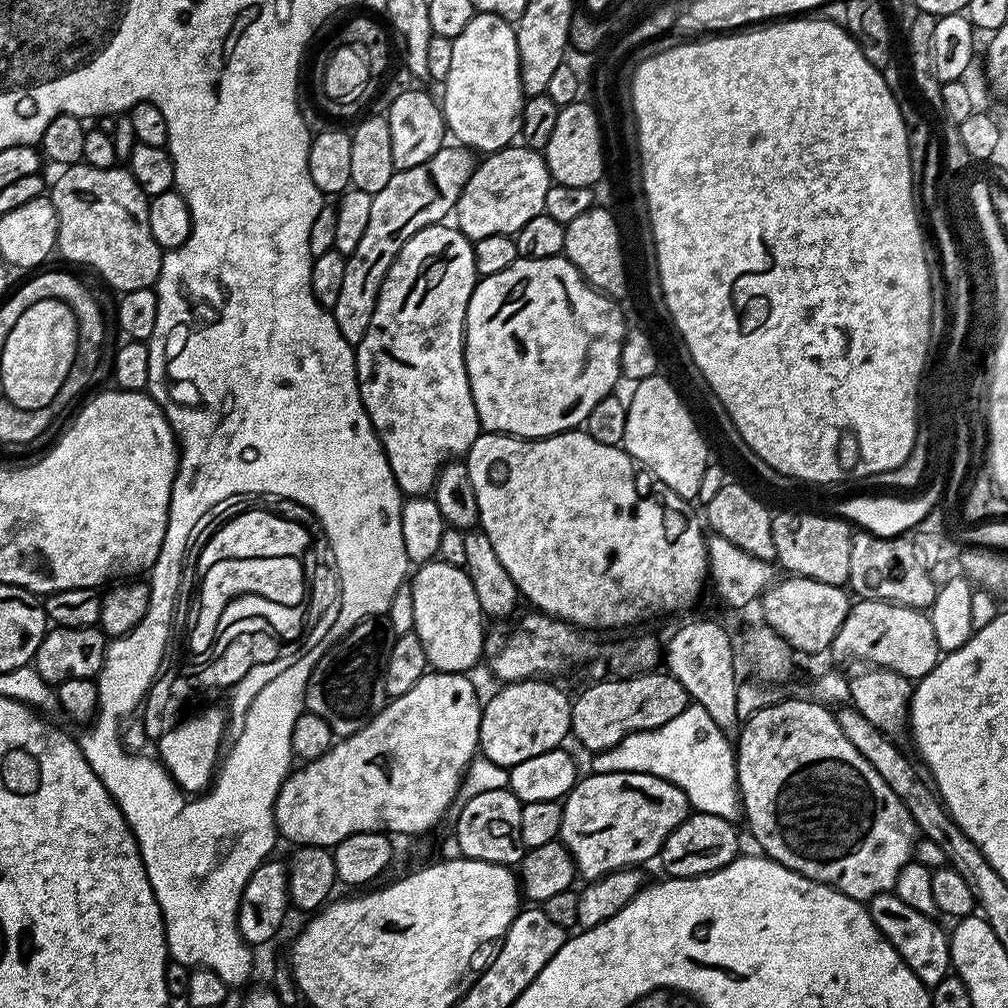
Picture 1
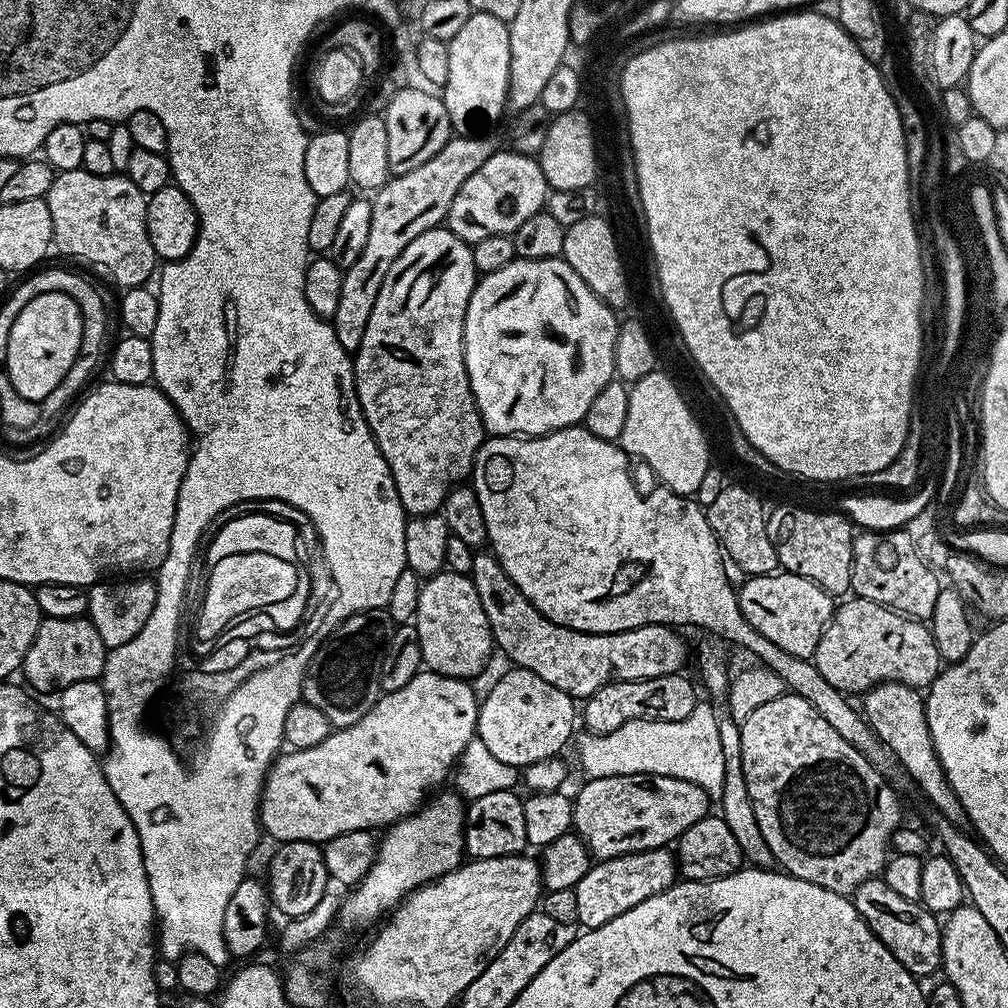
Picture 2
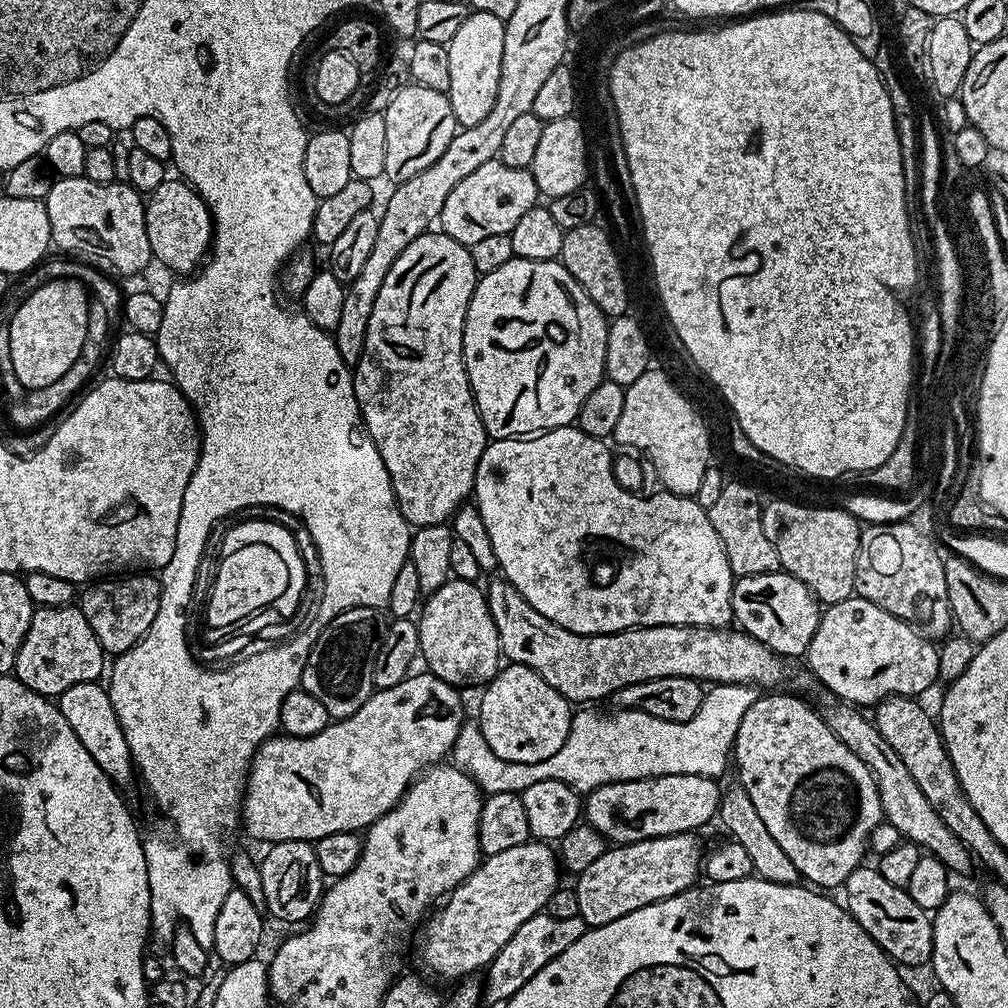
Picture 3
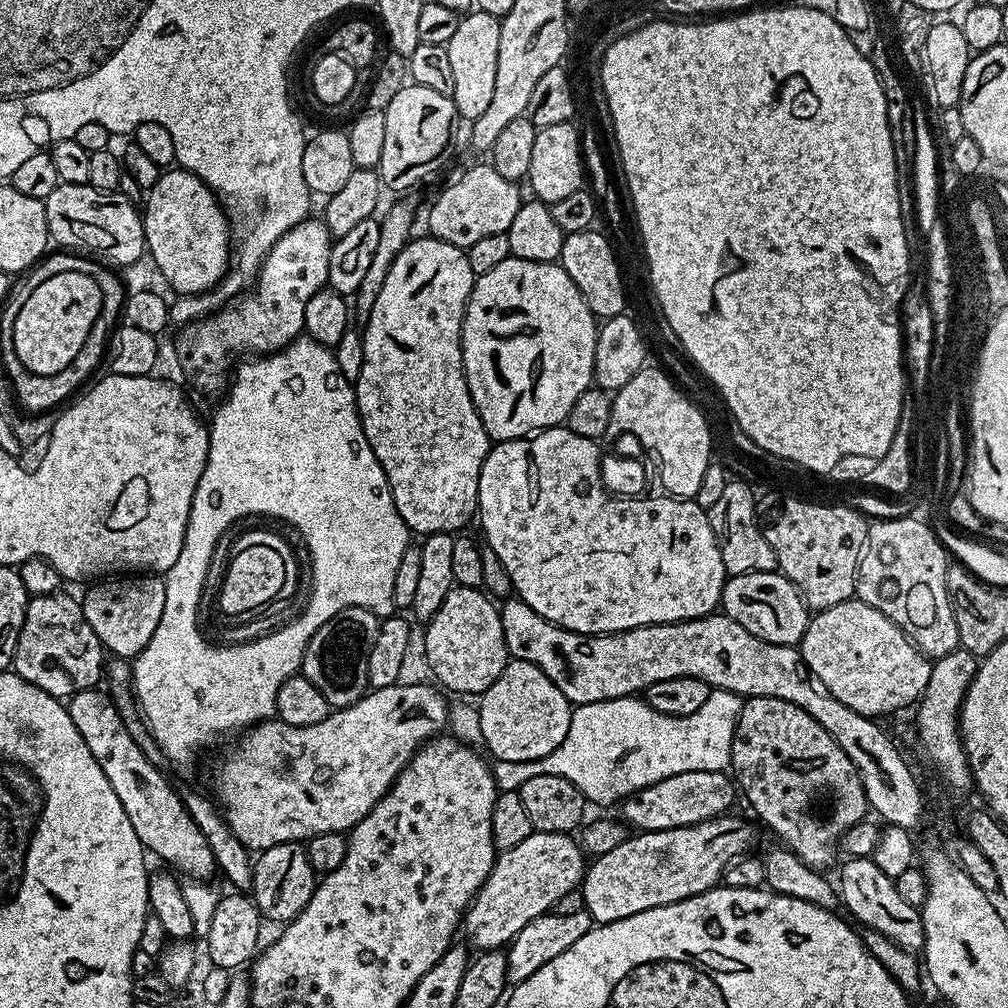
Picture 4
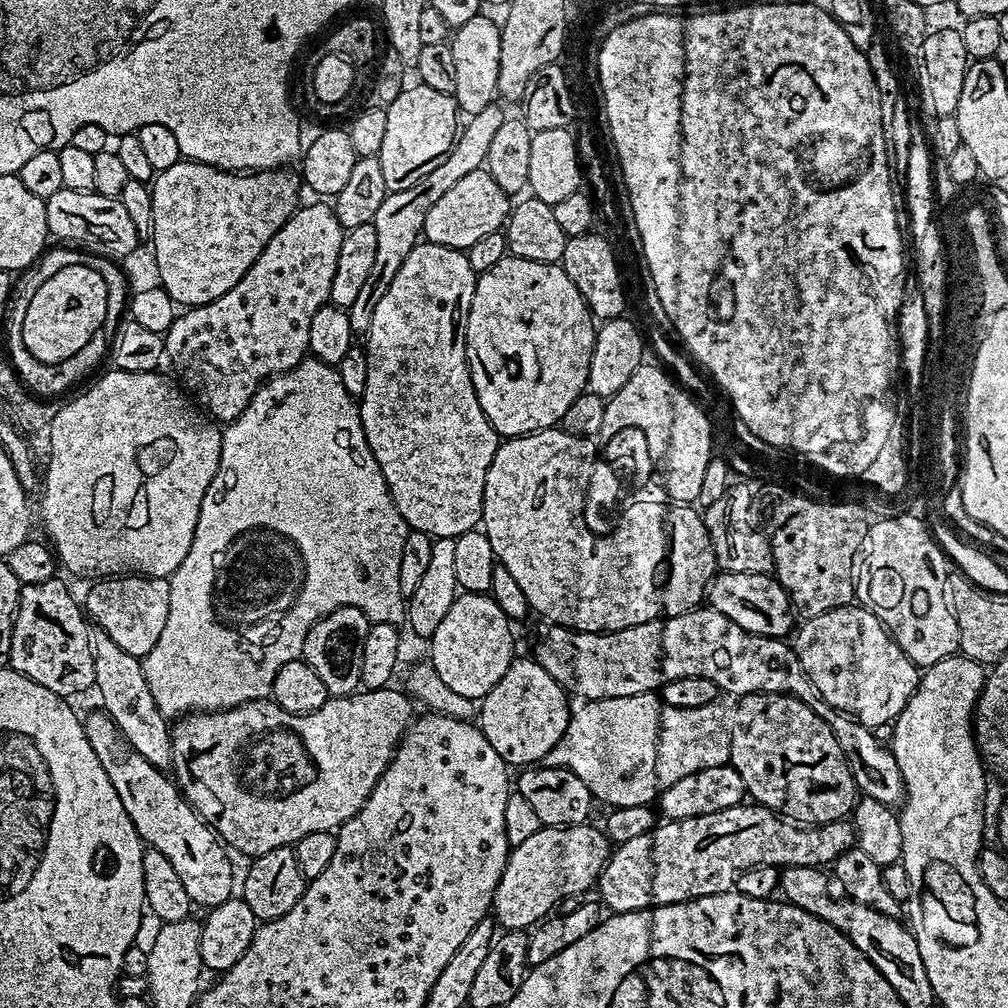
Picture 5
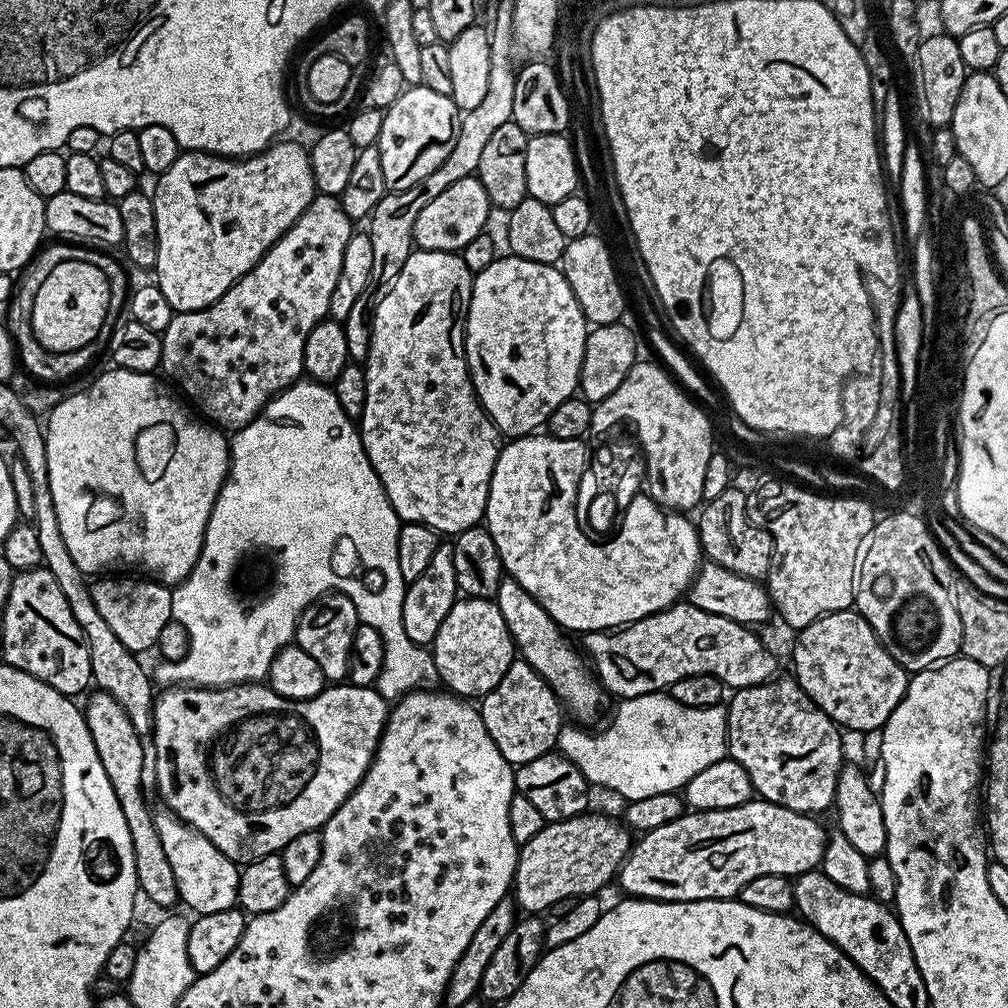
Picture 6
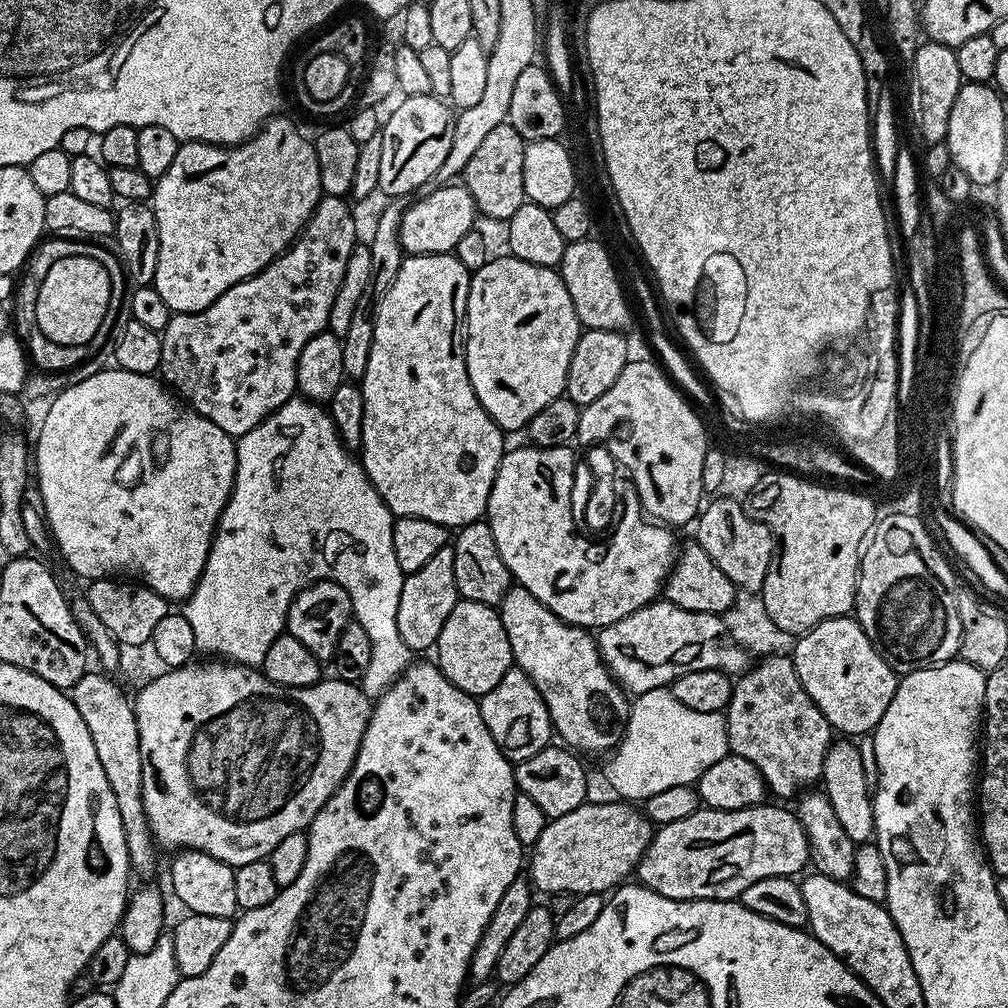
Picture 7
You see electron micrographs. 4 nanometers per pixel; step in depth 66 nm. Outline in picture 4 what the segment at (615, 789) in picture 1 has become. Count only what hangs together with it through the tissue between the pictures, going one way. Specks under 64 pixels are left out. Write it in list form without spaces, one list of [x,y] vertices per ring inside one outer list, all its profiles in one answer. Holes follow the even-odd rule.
[[[690,770],[686,774],[674,774],[674,778],[662,778],[662,782],[654,782],[654,786],[646,786],[641,792],[627,797],[619,805],[619,815],[623,823],[642,832],[670,830],[678,826],[694,826],[725,815],[736,796],[738,800],[737,785],[727,771]]]

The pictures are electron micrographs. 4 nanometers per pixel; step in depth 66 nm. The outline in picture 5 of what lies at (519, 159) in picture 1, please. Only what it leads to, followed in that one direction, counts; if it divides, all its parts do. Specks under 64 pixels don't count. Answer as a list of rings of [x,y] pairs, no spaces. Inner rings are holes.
[[[484,168],[474,170],[474,174],[466,174],[455,186],[450,186],[434,206],[430,206],[430,214],[426,214],[423,239],[429,244],[467,250],[478,242],[478,238],[486,238],[486,234],[494,234],[505,227],[510,211],[510,196],[504,192],[494,178]]]

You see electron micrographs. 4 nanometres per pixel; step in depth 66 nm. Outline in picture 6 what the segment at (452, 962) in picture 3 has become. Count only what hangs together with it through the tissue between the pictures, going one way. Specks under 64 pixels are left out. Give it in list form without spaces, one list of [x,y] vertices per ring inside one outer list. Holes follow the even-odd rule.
[[[592,815],[545,823],[544,828],[519,849],[514,899],[525,913],[547,913],[554,902],[562,898],[596,896],[599,888],[617,879],[620,867],[628,857],[629,829],[619,819]]]

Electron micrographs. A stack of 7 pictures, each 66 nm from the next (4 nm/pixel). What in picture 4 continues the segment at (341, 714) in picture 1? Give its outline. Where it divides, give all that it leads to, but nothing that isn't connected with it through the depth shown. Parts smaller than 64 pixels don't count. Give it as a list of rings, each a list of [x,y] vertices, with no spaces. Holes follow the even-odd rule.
[[[344,608],[310,638],[304,651],[302,675],[326,698],[329,709],[339,710],[358,702],[368,687],[368,663],[374,638],[378,638],[381,617],[365,608]]]

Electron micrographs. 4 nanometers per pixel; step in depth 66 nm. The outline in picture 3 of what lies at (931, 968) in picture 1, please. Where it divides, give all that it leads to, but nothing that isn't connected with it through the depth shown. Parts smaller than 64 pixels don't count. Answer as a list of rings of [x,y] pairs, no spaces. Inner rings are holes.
[[[861,866],[855,868],[842,886],[842,903],[848,913],[878,942],[878,946],[897,965],[920,968],[931,965],[934,950],[934,930],[932,916],[910,898],[907,888],[895,888],[886,878],[882,878],[879,867]]]

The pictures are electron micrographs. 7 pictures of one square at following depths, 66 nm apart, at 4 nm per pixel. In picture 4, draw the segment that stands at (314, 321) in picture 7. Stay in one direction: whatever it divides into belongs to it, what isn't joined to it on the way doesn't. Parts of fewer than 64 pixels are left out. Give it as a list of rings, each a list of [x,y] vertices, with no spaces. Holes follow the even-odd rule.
[[[320,218],[303,220],[298,222],[298,226],[286,230],[286,234],[282,234],[282,238],[274,242],[274,246],[260,263],[260,270],[256,274],[251,291],[241,295],[235,302],[225,303],[228,305],[224,309],[221,307],[215,314],[209,314],[181,327],[184,329],[181,330],[180,337],[176,340],[176,360],[180,363],[185,378],[200,392],[221,391],[220,393],[223,393],[229,387],[230,373],[234,368],[232,356],[244,358],[249,354],[271,354],[280,351],[281,348],[285,348],[297,339],[304,332],[306,302],[310,302],[310,298],[314,298],[314,294],[322,291],[328,283],[333,243],[334,238],[328,232],[323,219]]]

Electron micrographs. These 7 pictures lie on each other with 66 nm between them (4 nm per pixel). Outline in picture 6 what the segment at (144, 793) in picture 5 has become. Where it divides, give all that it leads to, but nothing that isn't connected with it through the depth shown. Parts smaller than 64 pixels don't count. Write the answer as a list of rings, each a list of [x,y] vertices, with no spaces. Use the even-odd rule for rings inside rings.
[[[159,809],[153,815],[153,820],[162,841],[162,850],[173,868],[179,901],[185,903],[193,911],[191,913],[199,916],[218,914],[219,911],[235,907],[240,881],[239,865],[226,858],[208,838],[198,834],[188,824],[182,823],[167,809]]]

